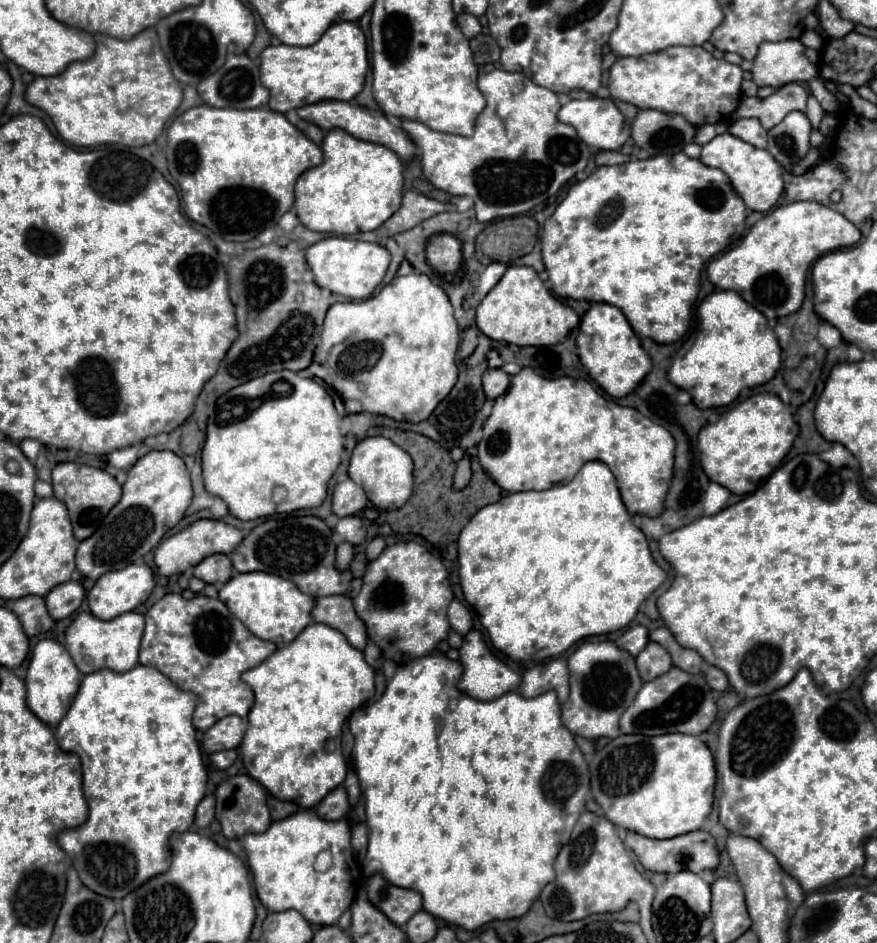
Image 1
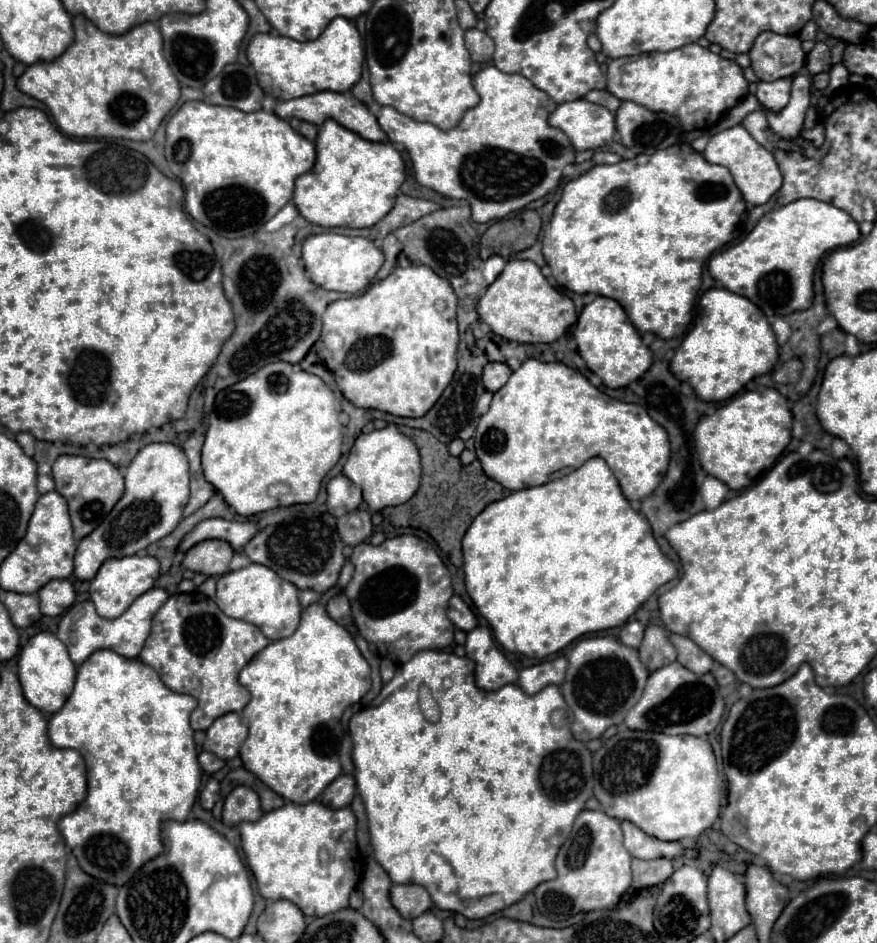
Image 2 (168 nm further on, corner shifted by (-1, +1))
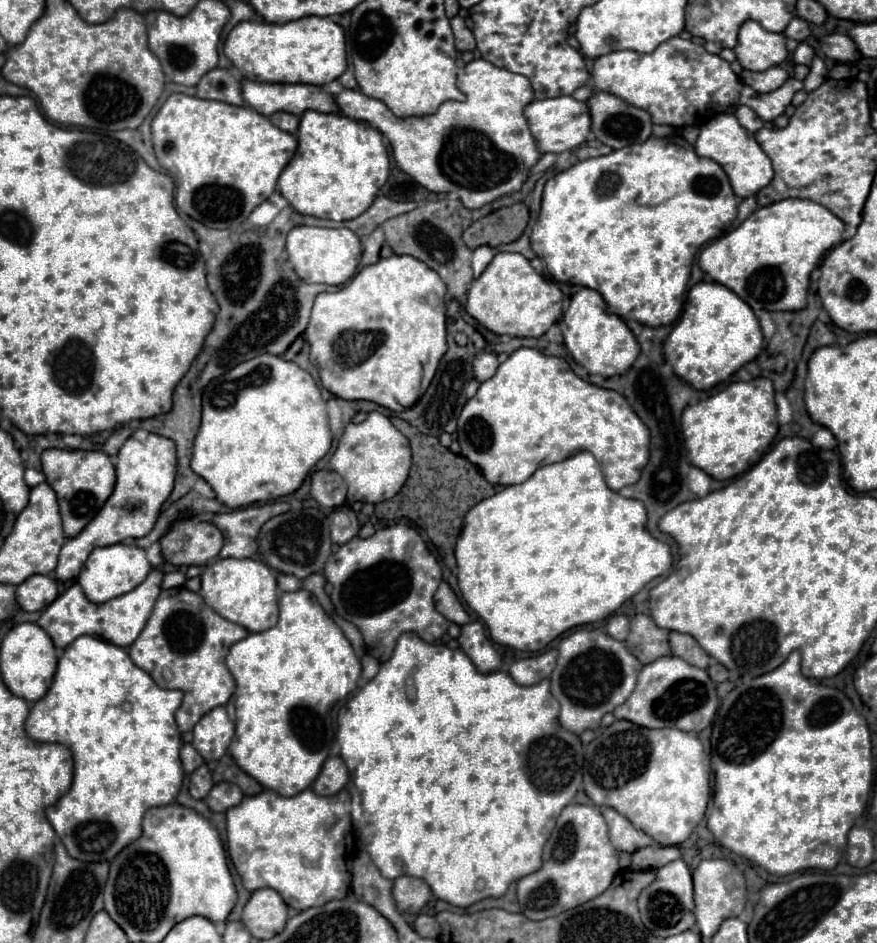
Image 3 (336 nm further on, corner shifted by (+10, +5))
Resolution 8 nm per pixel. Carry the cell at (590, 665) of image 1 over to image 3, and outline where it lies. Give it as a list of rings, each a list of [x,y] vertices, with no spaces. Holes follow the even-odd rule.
[[[579,629],[563,637],[559,643],[557,667],[551,673],[551,693],[561,705],[561,727],[577,735],[585,729],[597,727],[605,713],[613,711],[633,693],[641,667],[643,665],[633,657],[623,641],[617,641],[597,629]]]

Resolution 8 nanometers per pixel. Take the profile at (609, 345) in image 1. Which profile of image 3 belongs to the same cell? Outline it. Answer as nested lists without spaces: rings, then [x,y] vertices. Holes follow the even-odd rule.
[[[583,287],[571,297],[571,305],[561,319],[561,331],[565,337],[565,345],[573,359],[583,365],[589,373],[597,373],[603,377],[613,377],[625,373],[635,359],[639,357],[639,343],[631,329],[625,325],[621,317],[611,313],[603,301],[603,297],[589,287]]]

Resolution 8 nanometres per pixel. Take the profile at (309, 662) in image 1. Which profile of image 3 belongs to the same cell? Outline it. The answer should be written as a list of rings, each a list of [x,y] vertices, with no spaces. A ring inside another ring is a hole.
[[[305,589],[281,593],[277,605],[279,621],[275,627],[261,633],[249,633],[245,639],[231,645],[227,667],[235,677],[237,689],[225,707],[229,718],[232,721],[235,718],[235,735],[229,745],[235,763],[265,789],[273,789],[283,797],[293,797],[293,793],[307,789],[321,771],[329,751],[327,711],[339,697],[345,699],[357,689],[361,663],[343,631],[323,611],[315,595]]]

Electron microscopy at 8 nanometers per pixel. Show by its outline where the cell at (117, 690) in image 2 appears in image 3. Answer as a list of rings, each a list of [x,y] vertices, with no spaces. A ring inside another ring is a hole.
[[[83,635],[65,647],[49,691],[29,711],[25,731],[35,741],[61,743],[73,753],[73,785],[55,805],[47,807],[47,819],[71,857],[81,861],[111,861],[129,841],[141,835],[145,809],[173,803],[183,783],[179,761],[181,737],[175,723],[175,711],[181,701],[181,691],[161,689],[149,673],[133,665],[125,649],[109,641]]]

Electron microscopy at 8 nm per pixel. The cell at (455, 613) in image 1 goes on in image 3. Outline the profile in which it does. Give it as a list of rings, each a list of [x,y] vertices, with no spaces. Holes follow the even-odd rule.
[[[441,581],[439,589],[437,589],[437,593],[435,593],[435,607],[437,607],[437,611],[439,611],[443,617],[447,617],[449,621],[453,621],[453,623],[457,623],[457,625],[469,623],[467,611],[463,609],[461,601],[457,599],[457,595],[453,593],[453,589],[451,589],[445,581]]]

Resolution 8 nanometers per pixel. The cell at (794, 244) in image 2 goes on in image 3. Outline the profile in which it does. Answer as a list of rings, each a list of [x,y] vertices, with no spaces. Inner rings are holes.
[[[785,199],[767,207],[759,207],[735,231],[711,241],[699,255],[699,267],[713,281],[735,291],[753,311],[801,311],[807,305],[809,275],[821,257],[843,241],[845,223],[829,209],[807,199]]]

